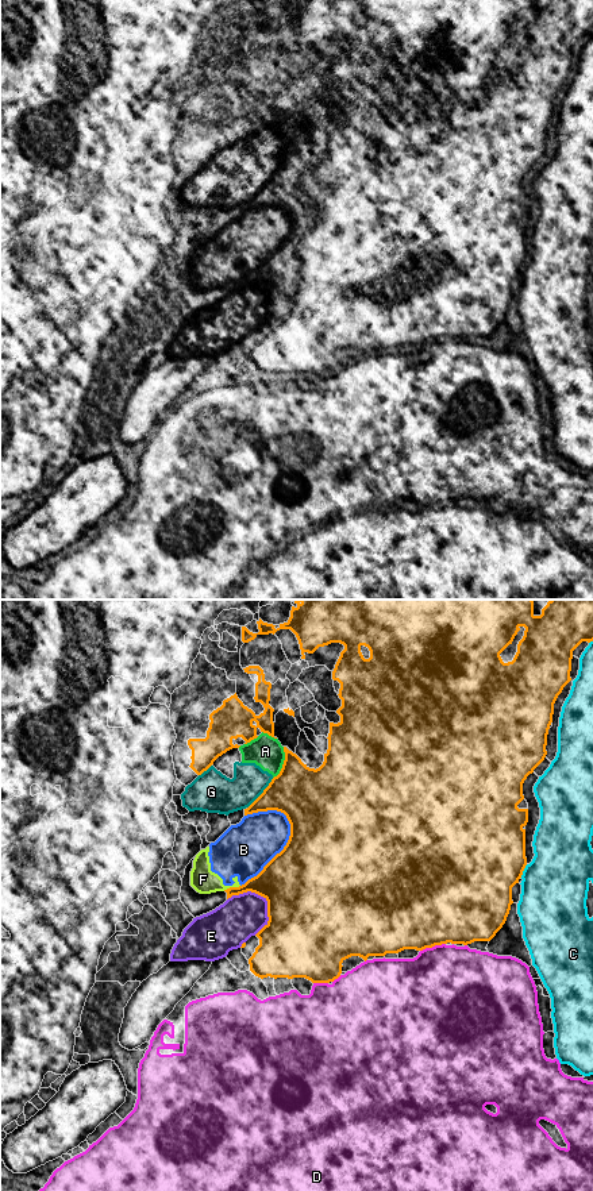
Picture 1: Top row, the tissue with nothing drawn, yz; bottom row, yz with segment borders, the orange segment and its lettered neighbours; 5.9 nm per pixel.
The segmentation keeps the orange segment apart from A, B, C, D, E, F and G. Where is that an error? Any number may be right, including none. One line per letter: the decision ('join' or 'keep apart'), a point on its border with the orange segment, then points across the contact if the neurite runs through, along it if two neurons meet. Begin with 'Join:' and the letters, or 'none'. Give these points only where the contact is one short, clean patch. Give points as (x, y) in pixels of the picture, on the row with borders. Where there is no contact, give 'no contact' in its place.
Join: none
A: keep apart; contact yz (284, 763)
B: keep apart; contact yz (281, 851)
C: keep apart; contact yz (523, 870)
D: keep apart; contact yz (432, 945)
E: keep apart; contact yz (258, 894)
F: keep apart; contact yz (231, 887)
G: keep apart; contact yz (262, 793)

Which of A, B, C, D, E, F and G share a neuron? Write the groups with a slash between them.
A G / B F / C / D / E

